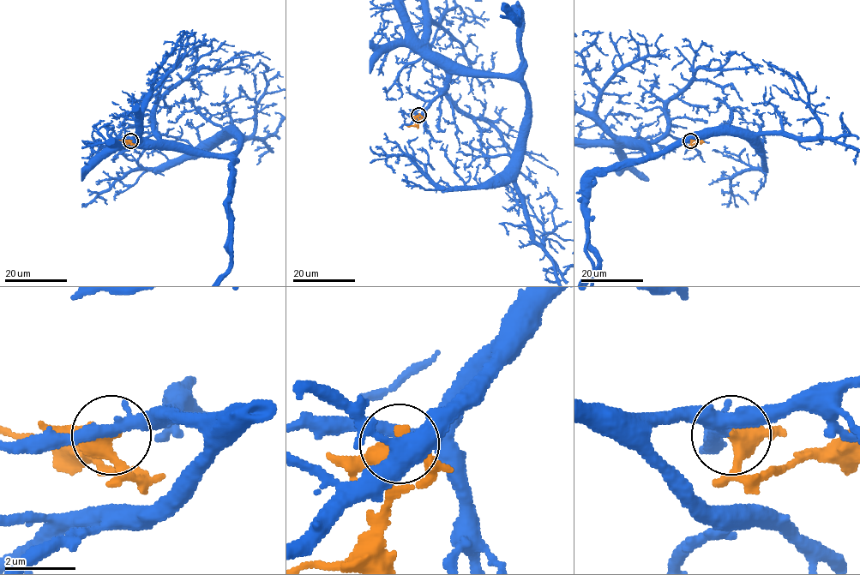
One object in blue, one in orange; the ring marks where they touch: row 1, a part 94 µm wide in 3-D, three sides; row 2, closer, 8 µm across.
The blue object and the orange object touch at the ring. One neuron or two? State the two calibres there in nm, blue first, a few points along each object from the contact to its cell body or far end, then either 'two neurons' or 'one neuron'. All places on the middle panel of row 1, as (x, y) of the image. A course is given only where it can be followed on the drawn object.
calibres 340 and 420 nm; course blue (419, 115), (453, 74), (511, 74), (520, 62), (518, 10), (519, 17), (422, 17), (428, 32); course orange (419, 115), (420, 117), (413, 125), (407, 126); two neurons

